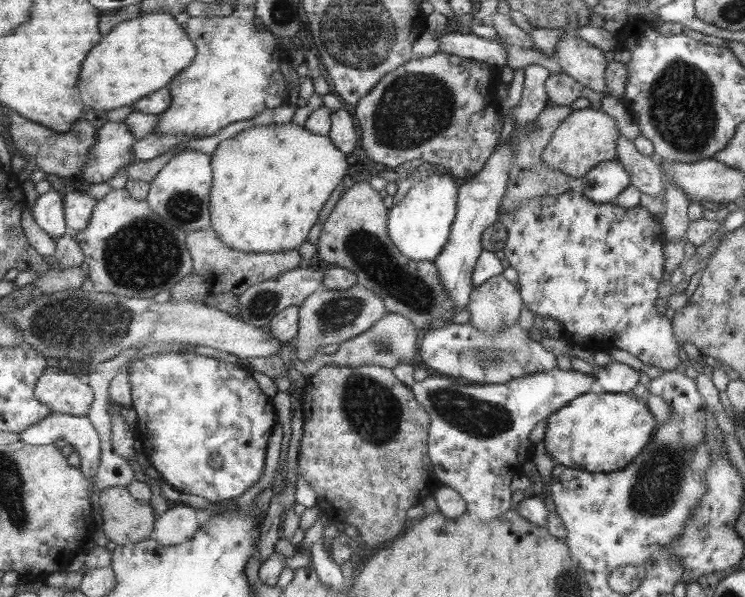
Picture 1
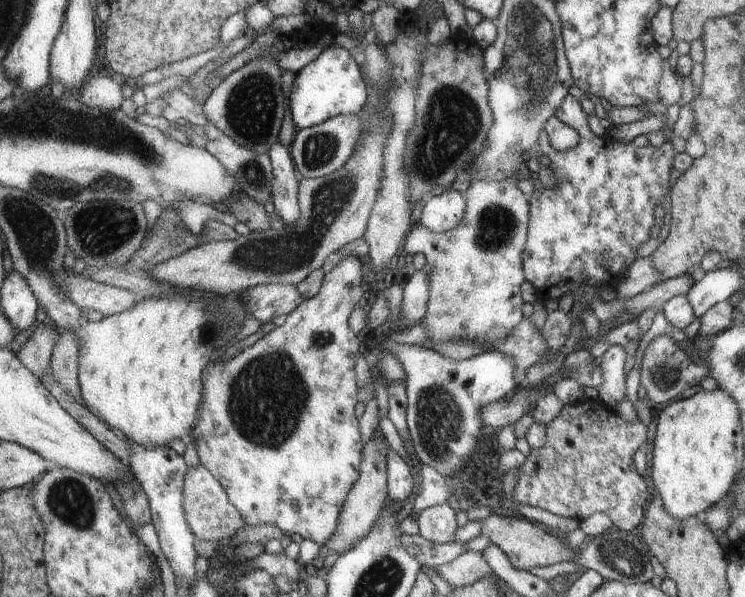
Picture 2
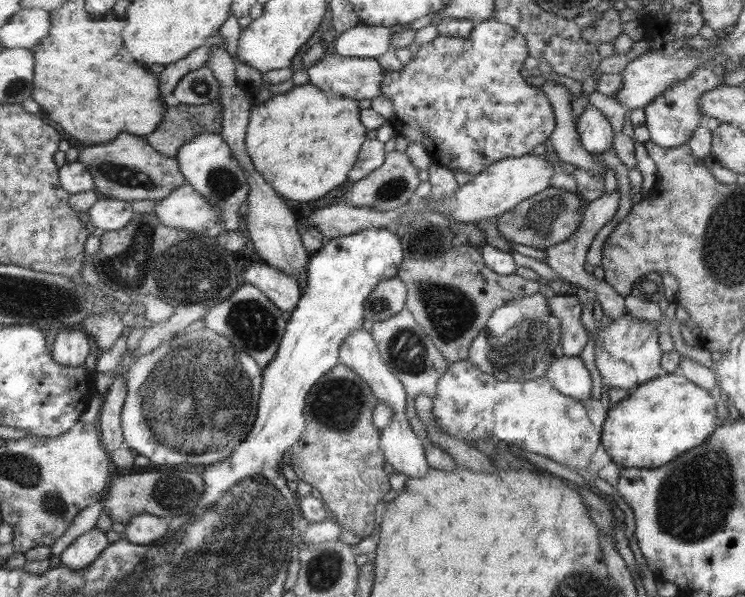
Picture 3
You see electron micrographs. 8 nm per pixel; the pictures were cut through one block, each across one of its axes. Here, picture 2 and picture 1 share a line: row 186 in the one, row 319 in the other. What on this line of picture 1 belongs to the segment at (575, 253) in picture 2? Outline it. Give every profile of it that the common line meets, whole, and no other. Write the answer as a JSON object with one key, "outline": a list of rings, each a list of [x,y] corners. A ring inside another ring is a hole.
{"outline":[[[571,190],[559,196],[539,196],[527,200],[519,210],[499,214],[497,222],[509,232],[503,248],[509,268],[517,272],[521,300],[535,316],[547,316],[563,324],[563,334],[571,342],[589,340],[595,348],[599,342],[613,342],[617,348],[633,354],[643,364],[673,372],[681,360],[677,356],[679,344],[673,338],[671,320],[659,316],[655,310],[657,286],[663,278],[663,238],[659,238],[659,222],[651,220],[645,208],[621,208],[611,204],[597,204]]]}

